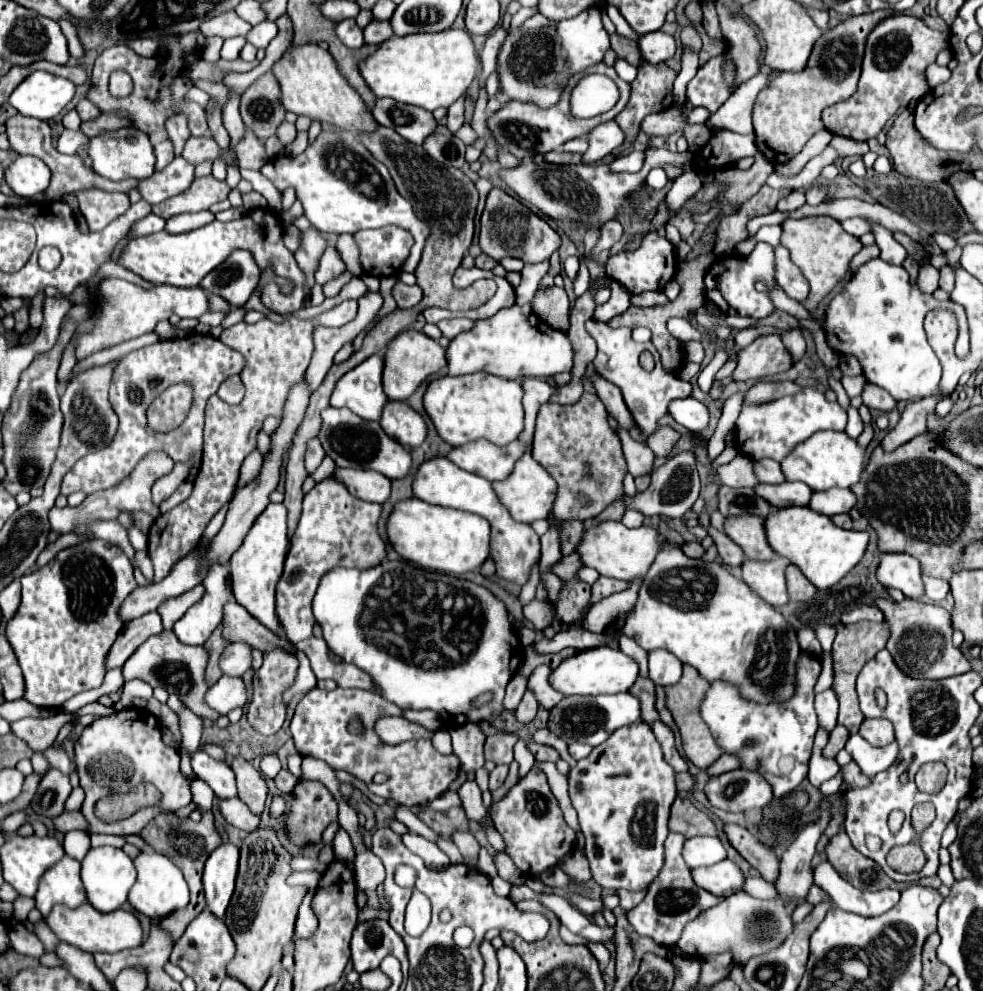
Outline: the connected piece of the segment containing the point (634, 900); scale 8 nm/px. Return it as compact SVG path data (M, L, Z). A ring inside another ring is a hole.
M619 889L617 891L619 899L621 899L621 907L623 909L631 909L631 907L637 907L643 897L645 897L645 889L639 889L639 891L627 891L627 889Z

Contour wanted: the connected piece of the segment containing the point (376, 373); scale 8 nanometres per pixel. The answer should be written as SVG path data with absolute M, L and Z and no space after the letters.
M375 353L345 373L331 395L331 407L347 407L365 421L379 421L387 405L381 385L383 367L383 355Z

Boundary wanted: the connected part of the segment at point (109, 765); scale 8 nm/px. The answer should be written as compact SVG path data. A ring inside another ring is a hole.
M127 709L119 711L115 717L101 717L93 725L85 727L83 735L75 743L75 765L81 777L81 787L85 791L85 801L81 807L83 817L89 827L85 833L113 833L113 835L137 835L141 833L157 815L159 807L145 807L131 817L117 823L103 823L93 815L95 801L109 793L125 793L141 781L157 785L163 793L163 811L177 811L191 803L191 791L187 779L179 771L179 753L161 741L161 729L157 717L147 709Z

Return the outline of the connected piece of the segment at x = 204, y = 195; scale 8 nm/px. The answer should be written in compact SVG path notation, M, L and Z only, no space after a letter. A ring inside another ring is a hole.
M213 175L199 177L187 191L159 203L159 217L169 219L179 213L209 209L213 203L227 199L229 191L231 187L225 181L217 181Z

